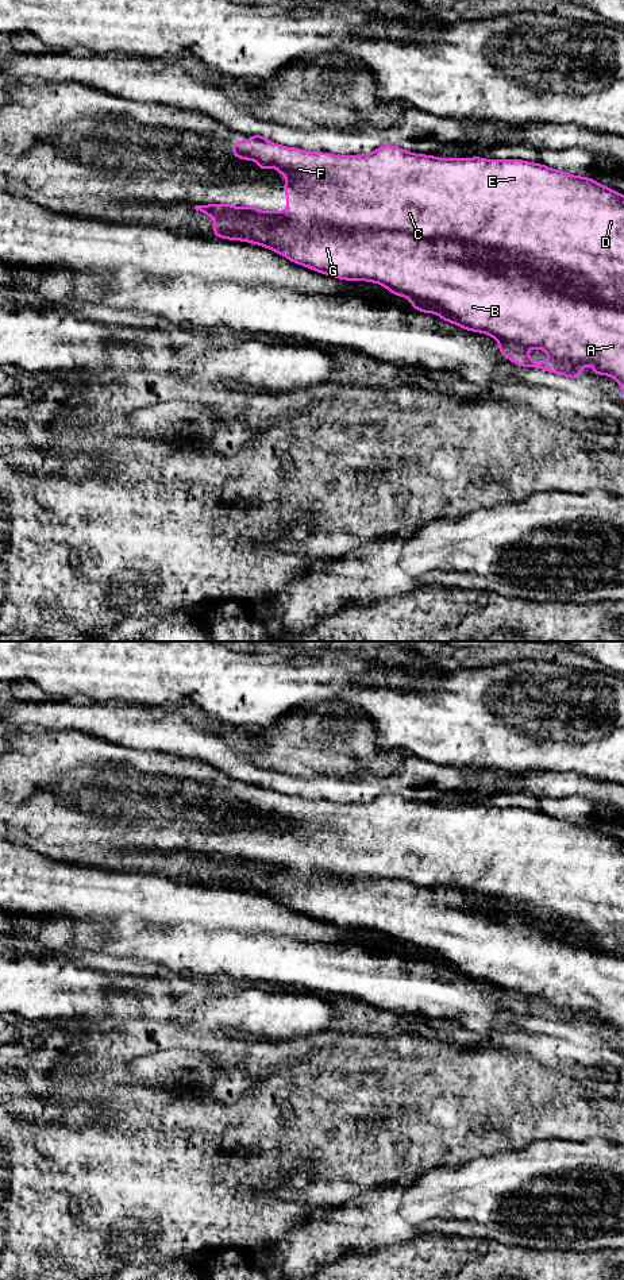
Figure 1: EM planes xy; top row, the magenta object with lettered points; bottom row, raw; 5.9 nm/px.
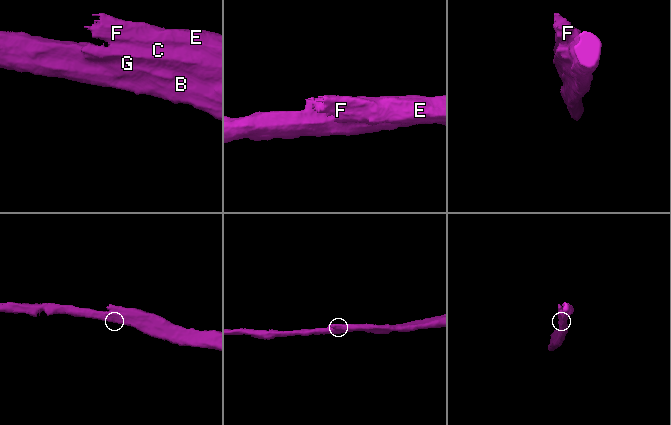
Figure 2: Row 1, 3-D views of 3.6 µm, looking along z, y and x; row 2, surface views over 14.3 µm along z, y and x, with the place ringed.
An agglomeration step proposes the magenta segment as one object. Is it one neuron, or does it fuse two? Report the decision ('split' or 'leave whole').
split

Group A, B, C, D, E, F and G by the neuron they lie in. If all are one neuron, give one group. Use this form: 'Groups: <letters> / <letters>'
Groups: A B G / C D E F

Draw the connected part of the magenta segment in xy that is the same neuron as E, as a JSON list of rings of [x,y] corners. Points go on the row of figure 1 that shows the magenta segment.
[[[263,134],[249,135],[247,143],[239,138],[230,151],[235,158],[257,161],[261,173],[273,166],[285,176],[286,184],[278,188],[286,192],[288,208],[285,212],[265,212],[253,205],[215,205],[276,216],[297,231],[308,231],[313,223],[323,221],[338,230],[402,231],[423,240],[454,238],[516,258],[544,259],[565,275],[579,274],[589,279],[593,284],[594,298],[624,306],[624,194],[593,178],[571,176],[524,159],[438,158],[409,153],[392,144],[382,144],[362,155],[332,155],[282,146],[267,140]]]

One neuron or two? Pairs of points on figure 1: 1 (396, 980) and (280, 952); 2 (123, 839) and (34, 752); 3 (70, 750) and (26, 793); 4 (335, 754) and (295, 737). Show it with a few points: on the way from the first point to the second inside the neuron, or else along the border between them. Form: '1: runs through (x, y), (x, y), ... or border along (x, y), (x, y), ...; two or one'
1: runs through (368, 972), (308, 966); one
2: runs through (101, 816), (57, 775); one
3: runs through (60, 758), (35, 782); one
4: runs through (326, 744), (304, 743); one

